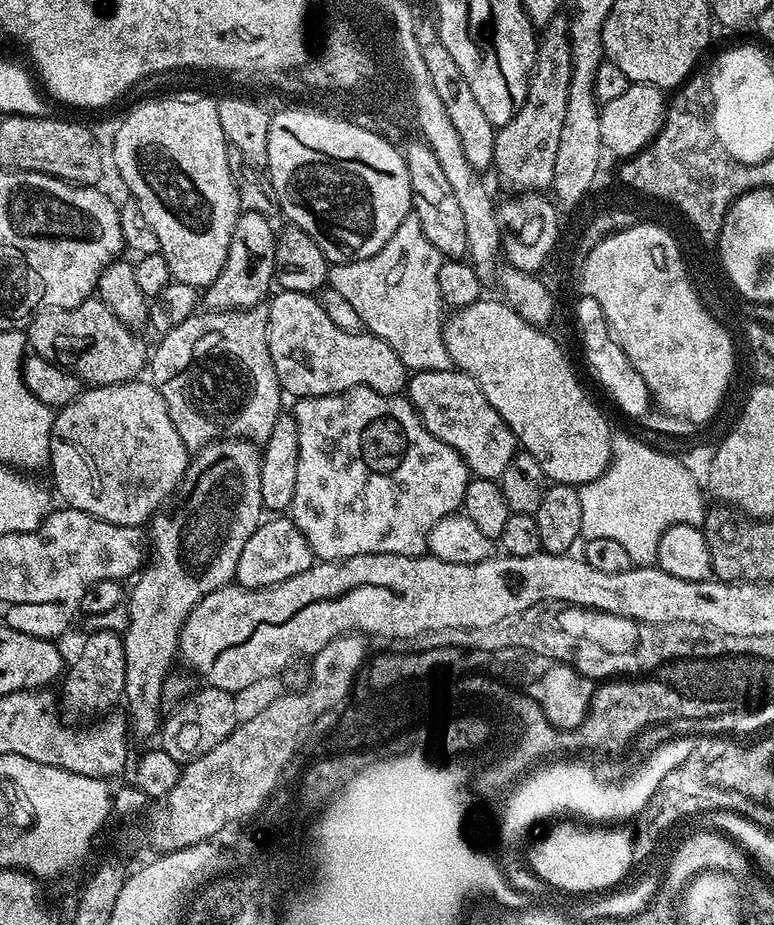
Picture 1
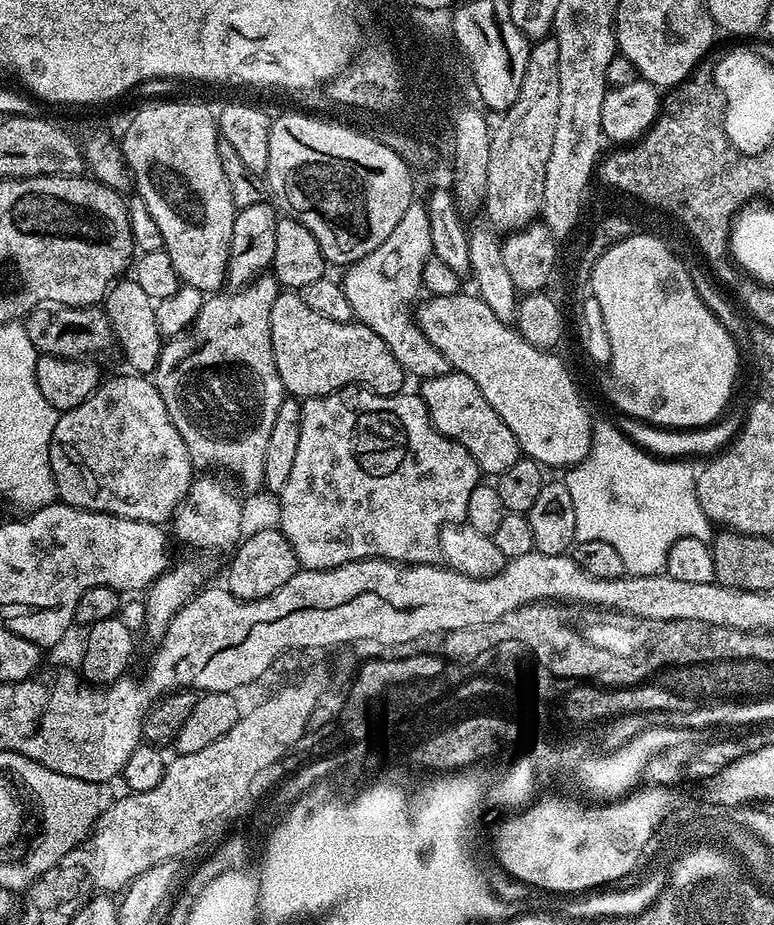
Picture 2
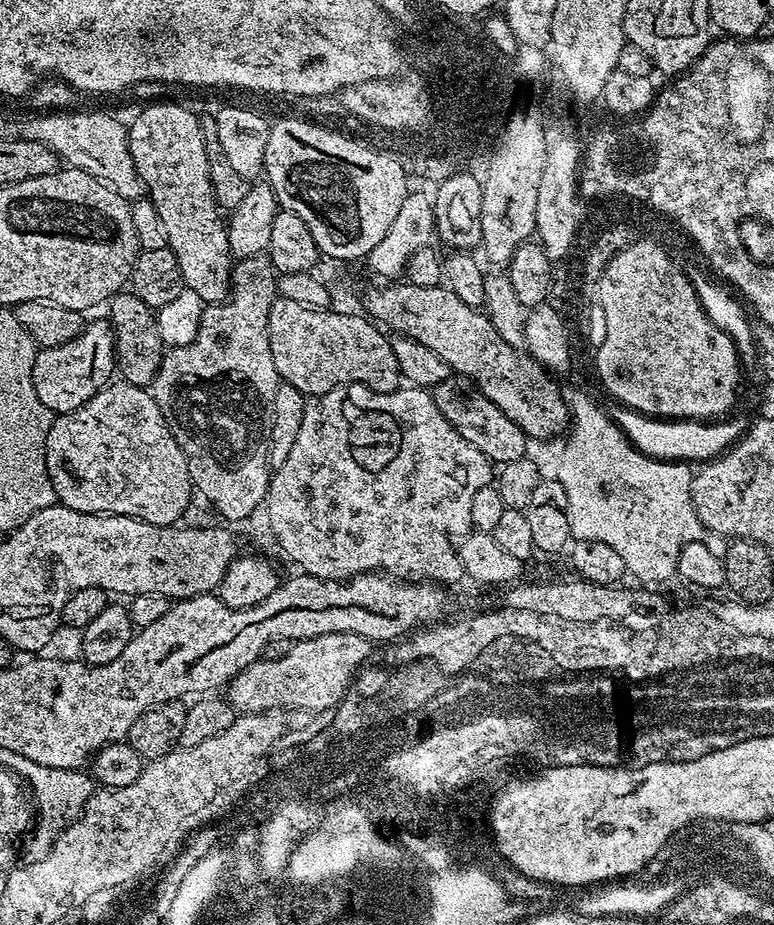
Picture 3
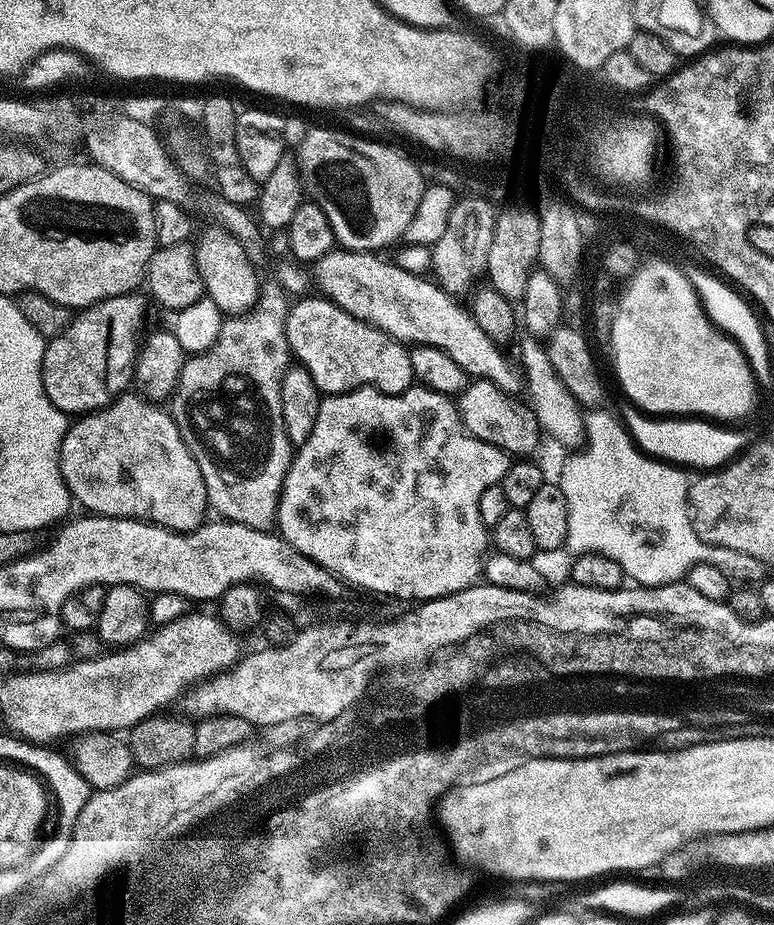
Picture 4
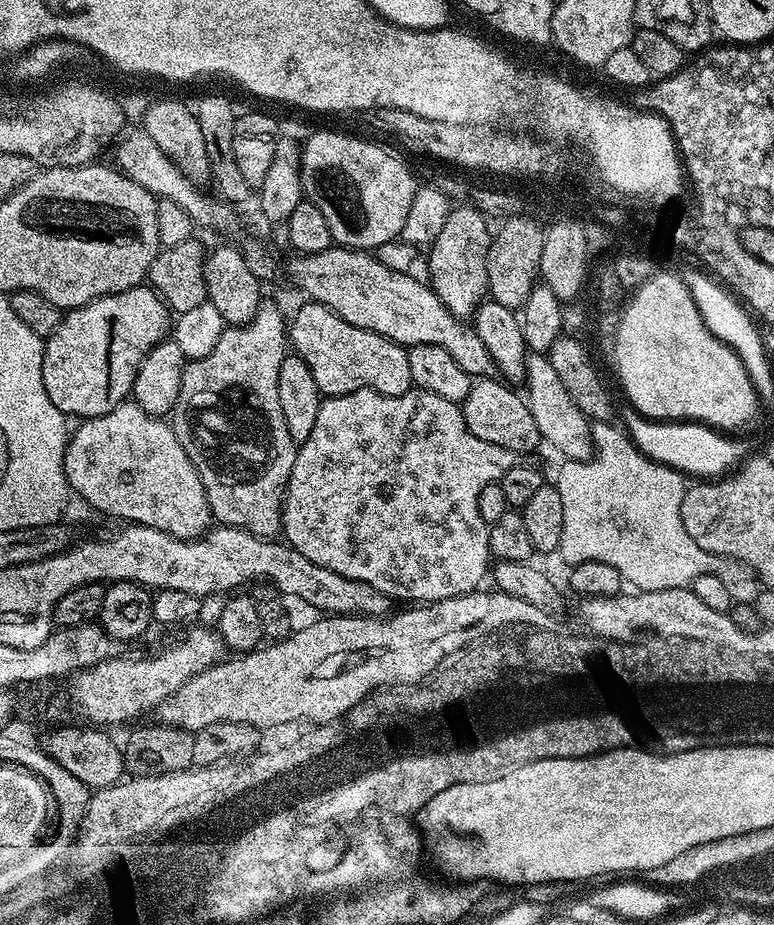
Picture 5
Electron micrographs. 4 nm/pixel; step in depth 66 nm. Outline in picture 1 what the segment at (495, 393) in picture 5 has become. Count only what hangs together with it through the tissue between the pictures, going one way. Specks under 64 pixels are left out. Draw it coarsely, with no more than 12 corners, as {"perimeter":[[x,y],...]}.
{"perimeter":[[459,370],[412,372],[406,385],[420,421],[499,481],[516,435]]}

